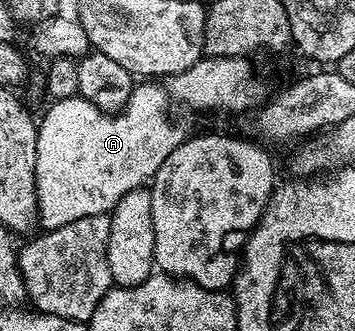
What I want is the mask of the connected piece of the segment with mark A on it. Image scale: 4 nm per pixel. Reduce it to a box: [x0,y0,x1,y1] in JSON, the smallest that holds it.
[36,82,188,230]

